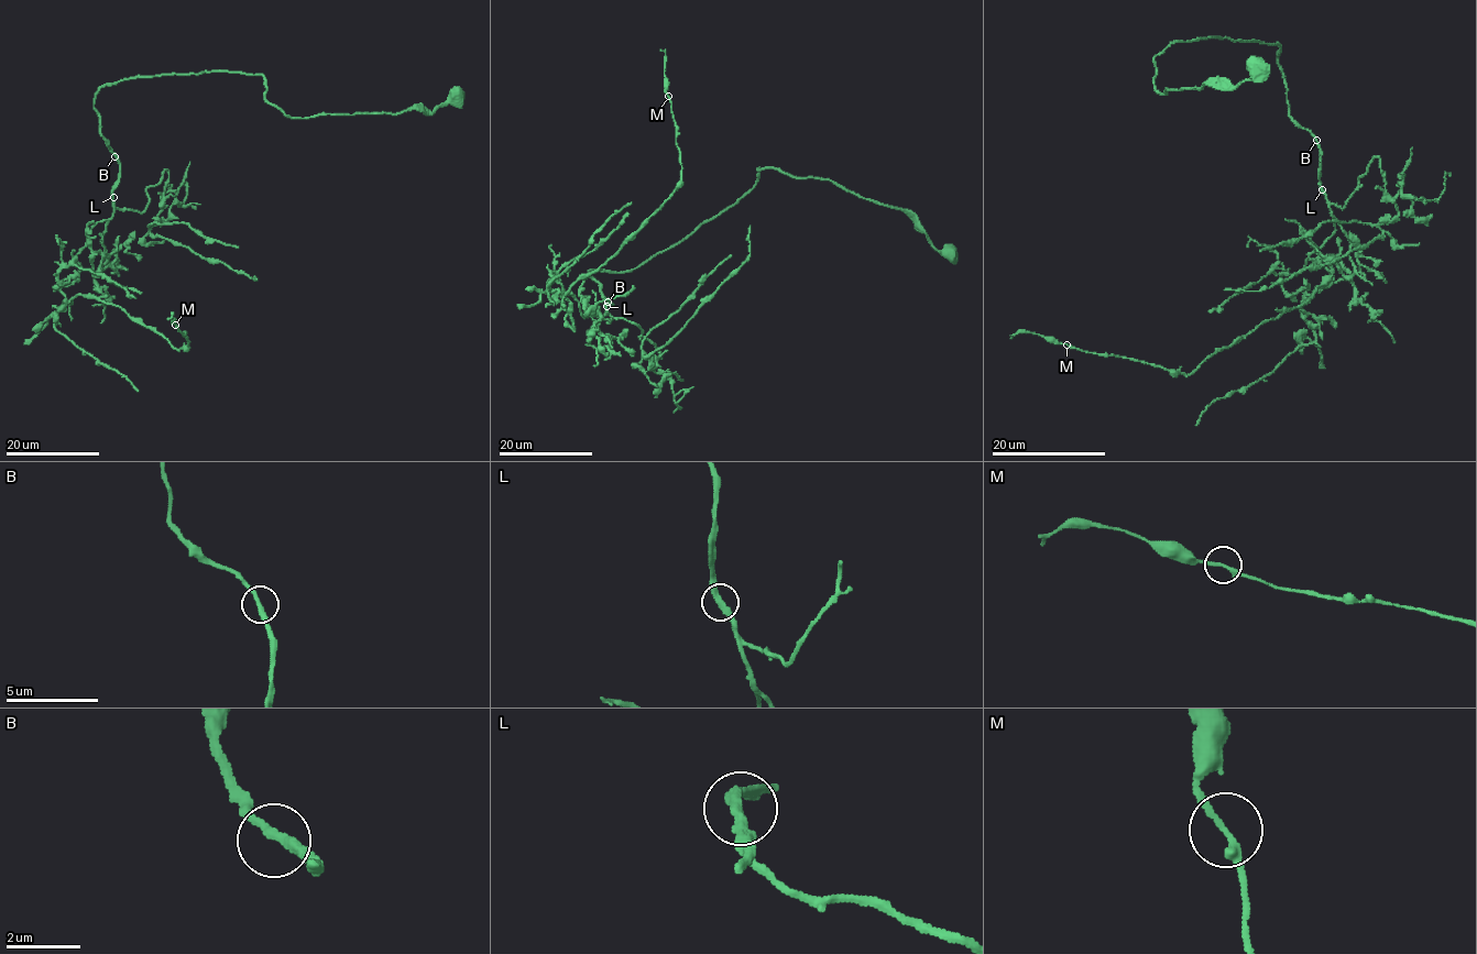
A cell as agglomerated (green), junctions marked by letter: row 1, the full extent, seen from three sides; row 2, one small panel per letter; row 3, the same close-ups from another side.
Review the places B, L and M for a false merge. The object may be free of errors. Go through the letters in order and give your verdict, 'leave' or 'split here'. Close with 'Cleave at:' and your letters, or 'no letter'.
B: leave
L: leave
M: leave
Cleave at: no letter

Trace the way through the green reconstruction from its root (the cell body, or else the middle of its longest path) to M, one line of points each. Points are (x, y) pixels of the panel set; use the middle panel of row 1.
M: (608, 300), (605, 314), (584, 317), (551, 274), (561, 285), (554, 292), (566, 293), (676, 188), (669, 96)

